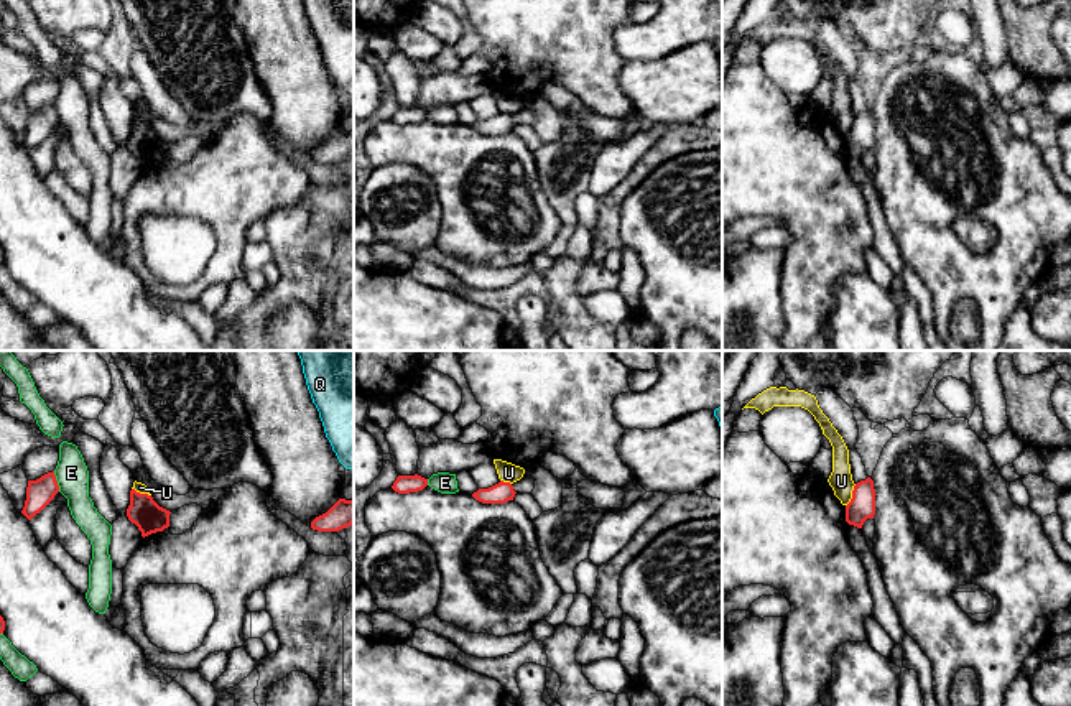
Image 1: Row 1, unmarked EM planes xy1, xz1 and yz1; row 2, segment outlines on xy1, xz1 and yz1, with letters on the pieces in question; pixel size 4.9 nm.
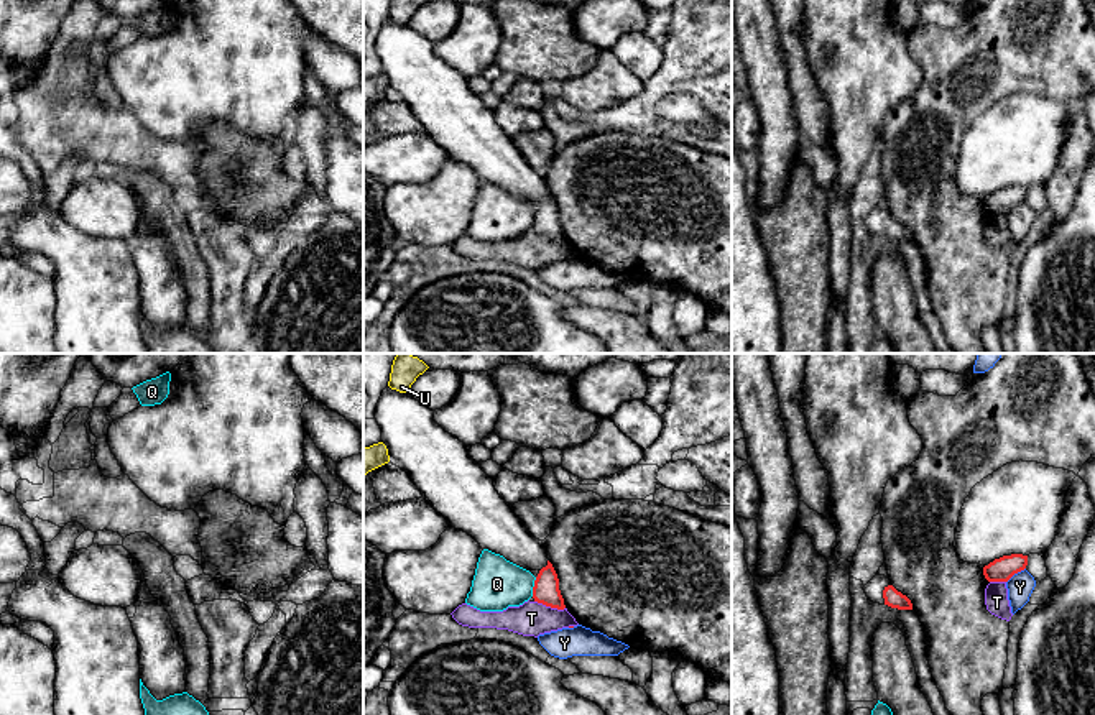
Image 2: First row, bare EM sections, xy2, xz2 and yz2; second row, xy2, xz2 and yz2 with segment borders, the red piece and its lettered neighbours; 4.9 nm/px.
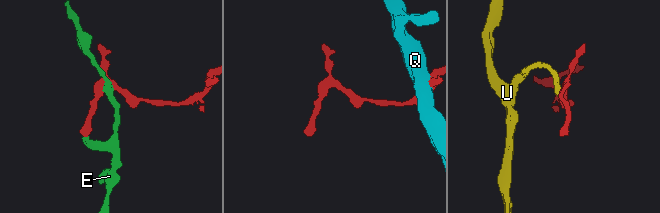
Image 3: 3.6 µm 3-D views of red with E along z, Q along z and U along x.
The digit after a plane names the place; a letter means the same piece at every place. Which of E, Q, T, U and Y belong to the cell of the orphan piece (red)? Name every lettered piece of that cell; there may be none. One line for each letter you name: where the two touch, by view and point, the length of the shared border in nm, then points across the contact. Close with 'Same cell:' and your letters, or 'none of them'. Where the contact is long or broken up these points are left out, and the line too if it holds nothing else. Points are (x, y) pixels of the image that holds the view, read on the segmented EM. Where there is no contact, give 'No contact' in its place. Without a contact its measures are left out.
Same cell: none of them

